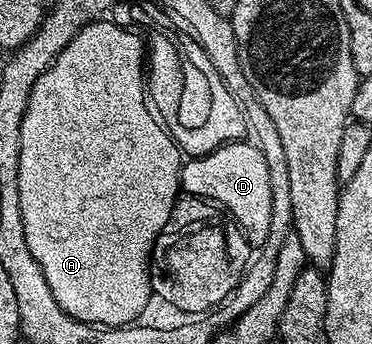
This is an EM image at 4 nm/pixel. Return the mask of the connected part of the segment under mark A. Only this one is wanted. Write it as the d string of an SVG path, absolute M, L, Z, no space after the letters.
M107 20L92 22L90 26L85 26L77 33L75 40L71 40L71 44L67 44L67 48L63 48L57 59L41 73L39 80L35 80L35 87L28 97L23 124L19 128L19 204L22 209L27 248L39 263L39 268L43 269L43 276L51 288L52 298L59 304L59 308L63 308L63 312L67 312L72 318L96 324L101 328L136 323L140 319L137 317L148 308L149 298L151 299L149 264L153 256L153 246L157 243L158 236L170 225L169 217L173 214L177 194L179 195L182 189L182 151L167 129L159 132L159 120L151 111L147 92L135 90L135 86L141 86L140 64L141 48L137 38L113 29Z

